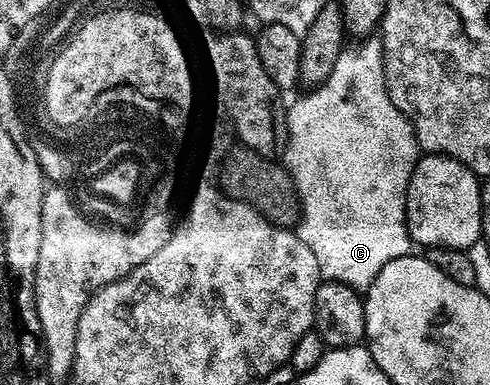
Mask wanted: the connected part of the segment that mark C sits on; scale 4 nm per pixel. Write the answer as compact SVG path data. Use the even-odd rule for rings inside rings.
M372 38L361 39L364 40L361 44L349 43L343 47L329 77L323 83L317 83L311 89L313 92L298 97L293 104L290 104L286 112L288 117L288 147L284 149L282 157L283 163L286 165L288 173L292 175L292 180L300 194L302 217L298 225L298 235L302 238L302 242L306 242L306 246L310 246L310 251L314 253L321 277L324 280L342 281L342 283L357 290L366 290L387 262L394 262L394 258L402 258L413 251L414 245L408 233L408 219L406 218L406 190L410 186L410 178L414 174L416 161L422 155L421 146L416 141L416 129L412 127L411 119L405 116L402 110L398 110L398 106L394 104L388 93L388 82L384 73L385 53L383 43L379 39L368 39Z

